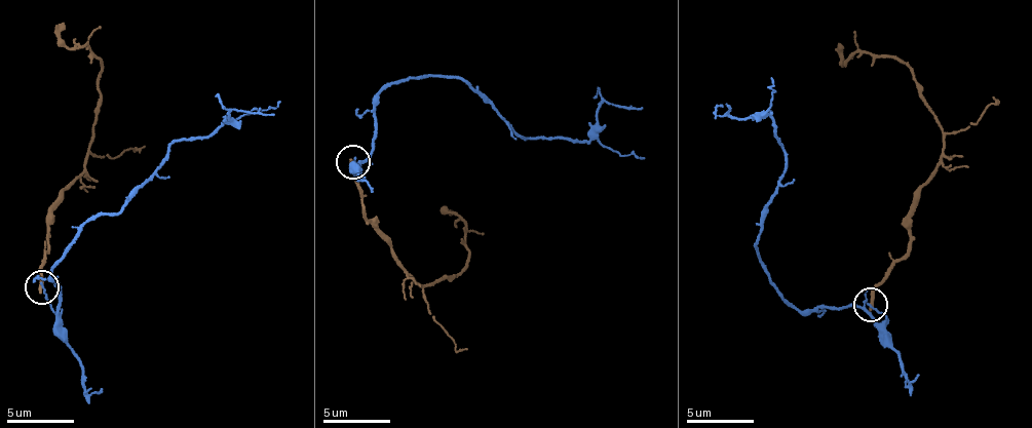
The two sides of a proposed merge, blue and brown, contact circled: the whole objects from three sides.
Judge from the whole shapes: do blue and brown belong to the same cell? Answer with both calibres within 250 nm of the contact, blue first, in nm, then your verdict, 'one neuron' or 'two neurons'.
150/320 nm | two neurons

